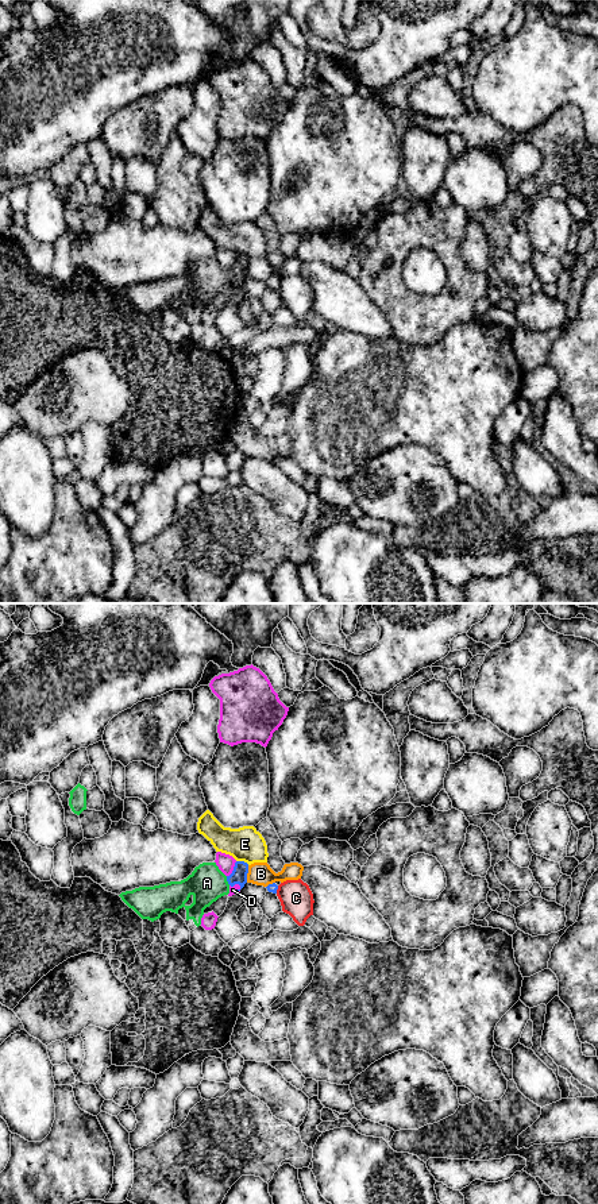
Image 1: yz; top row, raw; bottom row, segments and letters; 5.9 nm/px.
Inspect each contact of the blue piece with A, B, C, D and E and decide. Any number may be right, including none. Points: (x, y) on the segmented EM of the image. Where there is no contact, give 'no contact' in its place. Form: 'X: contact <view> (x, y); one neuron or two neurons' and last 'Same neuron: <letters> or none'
A: contact yz (227, 880); one neuron
B: contact yz (247, 872); two neurons
C: contact yz (277, 888); two neurons
D: contact yz (234, 869); two neurons
E: contact yz (243, 861); two neurons
Same neuron: A

